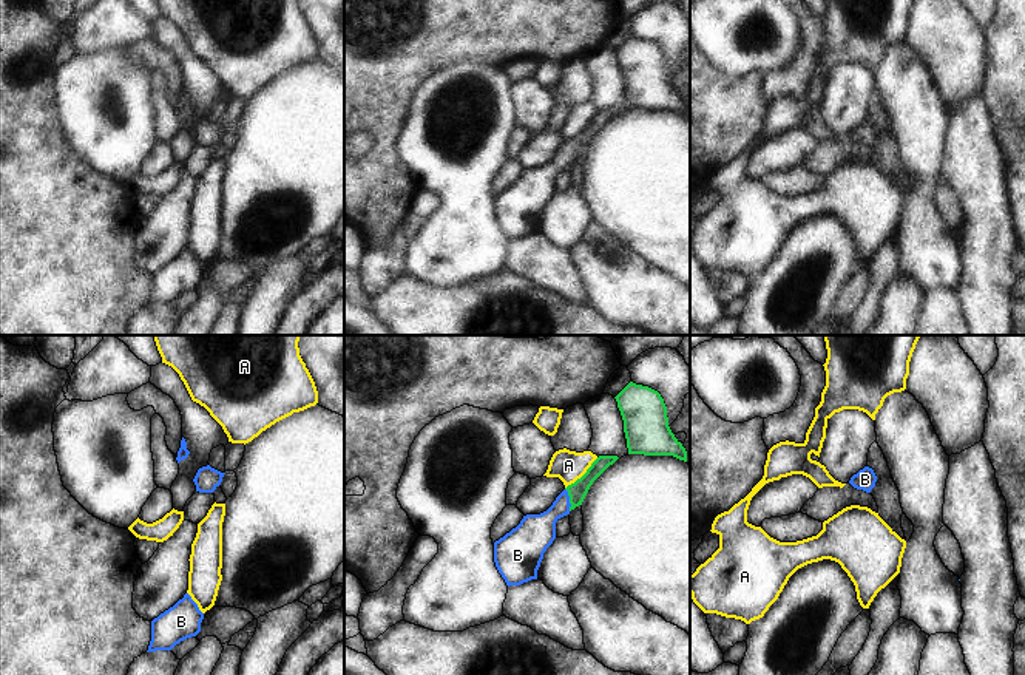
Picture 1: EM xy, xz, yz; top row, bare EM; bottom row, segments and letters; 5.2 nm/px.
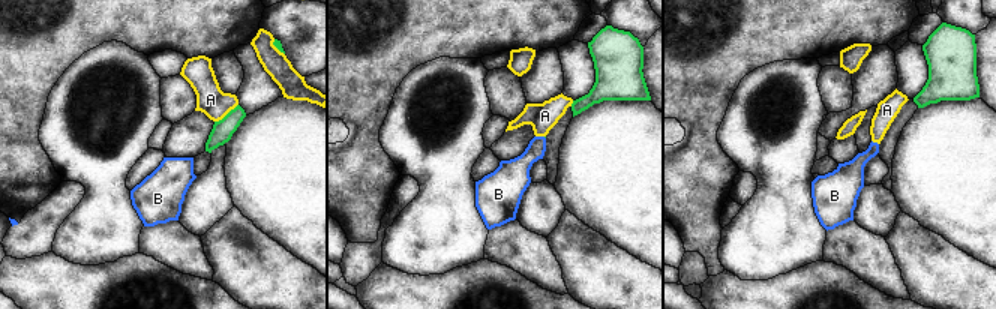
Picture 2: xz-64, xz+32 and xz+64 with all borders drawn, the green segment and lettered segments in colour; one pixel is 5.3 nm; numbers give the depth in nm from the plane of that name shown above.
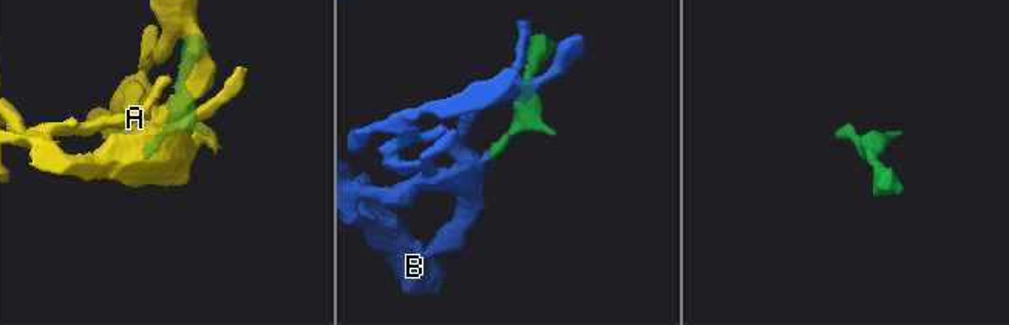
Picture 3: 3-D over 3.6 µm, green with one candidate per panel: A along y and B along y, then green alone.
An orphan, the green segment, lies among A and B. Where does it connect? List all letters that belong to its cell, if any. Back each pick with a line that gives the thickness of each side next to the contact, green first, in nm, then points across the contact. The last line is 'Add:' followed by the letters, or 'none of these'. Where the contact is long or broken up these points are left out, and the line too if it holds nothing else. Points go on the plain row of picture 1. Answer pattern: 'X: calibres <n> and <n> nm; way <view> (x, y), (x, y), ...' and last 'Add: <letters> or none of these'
B: calibres 90 and 190 nm; way xz (578, 144), (570, 153), (536, 187)
Add: B

